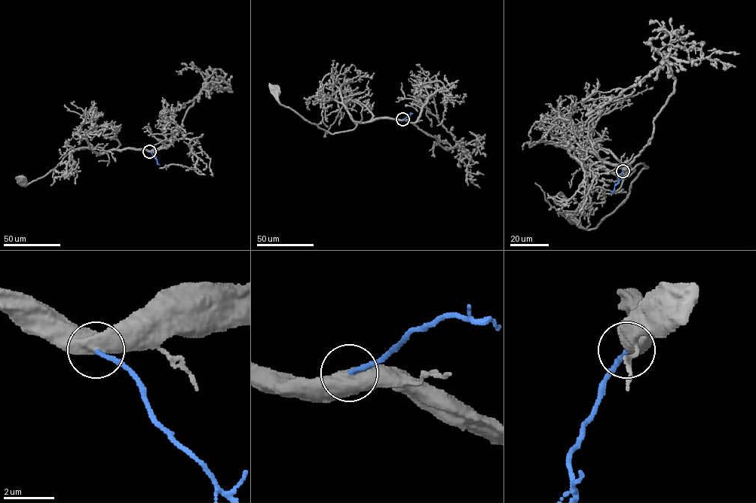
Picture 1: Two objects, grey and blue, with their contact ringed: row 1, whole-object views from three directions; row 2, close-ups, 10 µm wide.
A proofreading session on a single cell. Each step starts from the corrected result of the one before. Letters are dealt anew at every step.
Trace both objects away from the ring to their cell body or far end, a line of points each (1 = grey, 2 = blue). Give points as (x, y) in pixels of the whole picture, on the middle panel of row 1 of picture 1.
1: (402, 119), (380, 118), (359, 123), (353, 129), (330, 134), (282, 105), (273, 88)
2: (402, 119), (412, 113)

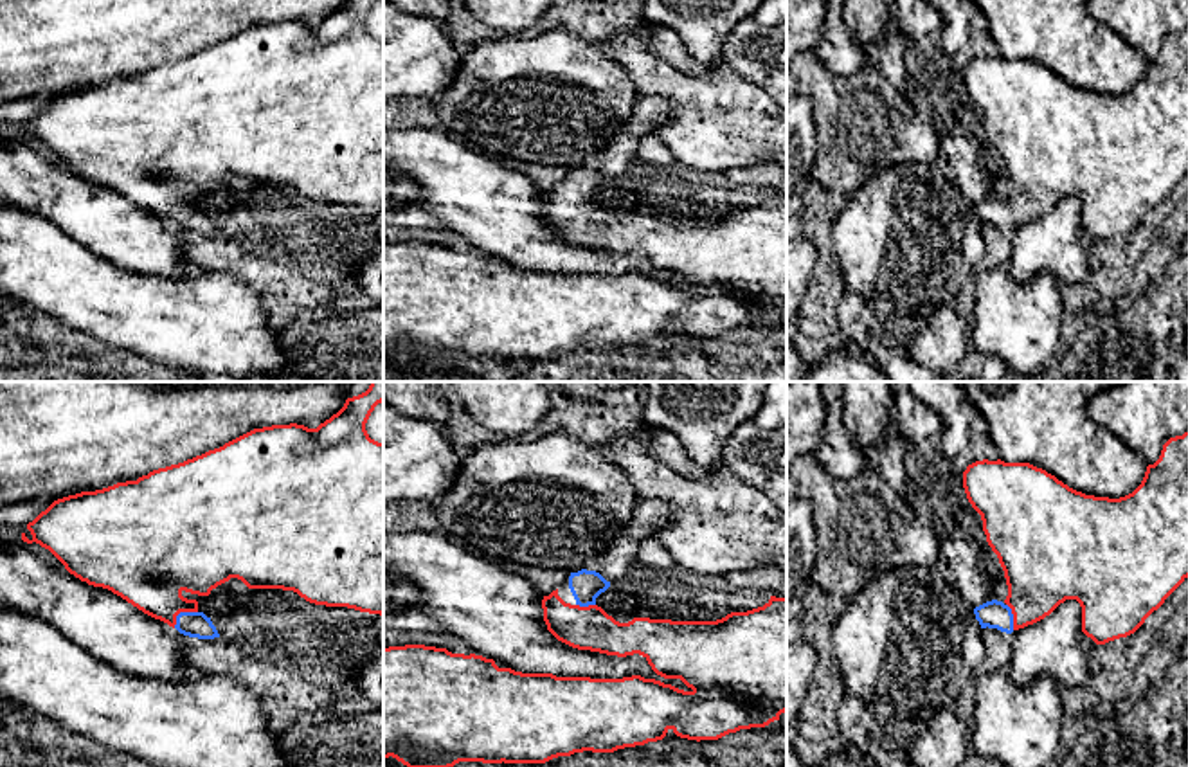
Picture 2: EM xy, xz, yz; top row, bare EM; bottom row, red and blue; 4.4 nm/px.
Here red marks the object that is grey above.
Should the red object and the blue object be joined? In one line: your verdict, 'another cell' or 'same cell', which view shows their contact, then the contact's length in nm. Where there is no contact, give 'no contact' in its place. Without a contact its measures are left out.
same cell | xy | 130 nm

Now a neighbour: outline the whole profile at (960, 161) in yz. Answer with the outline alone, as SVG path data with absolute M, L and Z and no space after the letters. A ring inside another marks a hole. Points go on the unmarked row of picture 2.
M961 135L941 137L934 167L956 184L972 205L994 196L977 146Z

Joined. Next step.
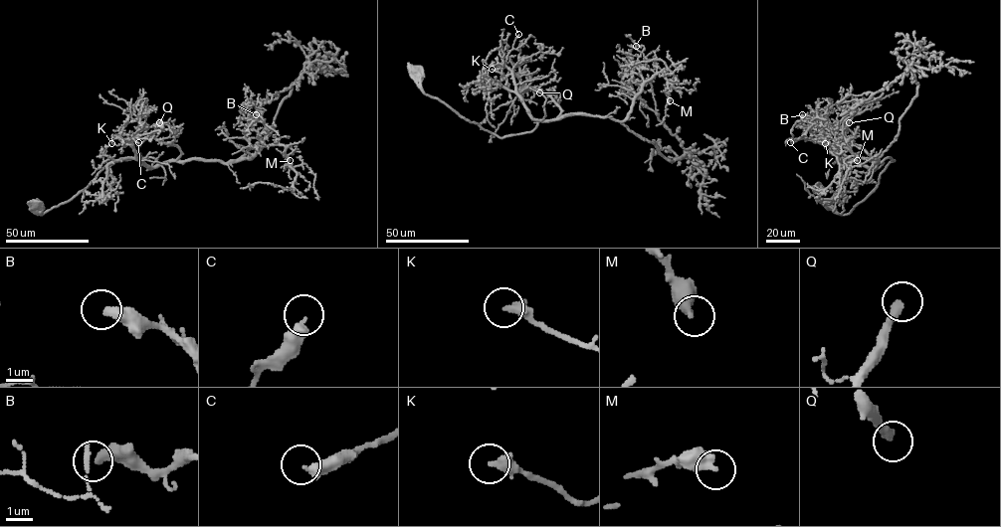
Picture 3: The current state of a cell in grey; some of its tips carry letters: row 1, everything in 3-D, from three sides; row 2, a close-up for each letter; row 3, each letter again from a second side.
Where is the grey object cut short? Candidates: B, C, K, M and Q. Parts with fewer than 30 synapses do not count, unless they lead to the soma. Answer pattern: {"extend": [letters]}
{"extend": ["Q"]}

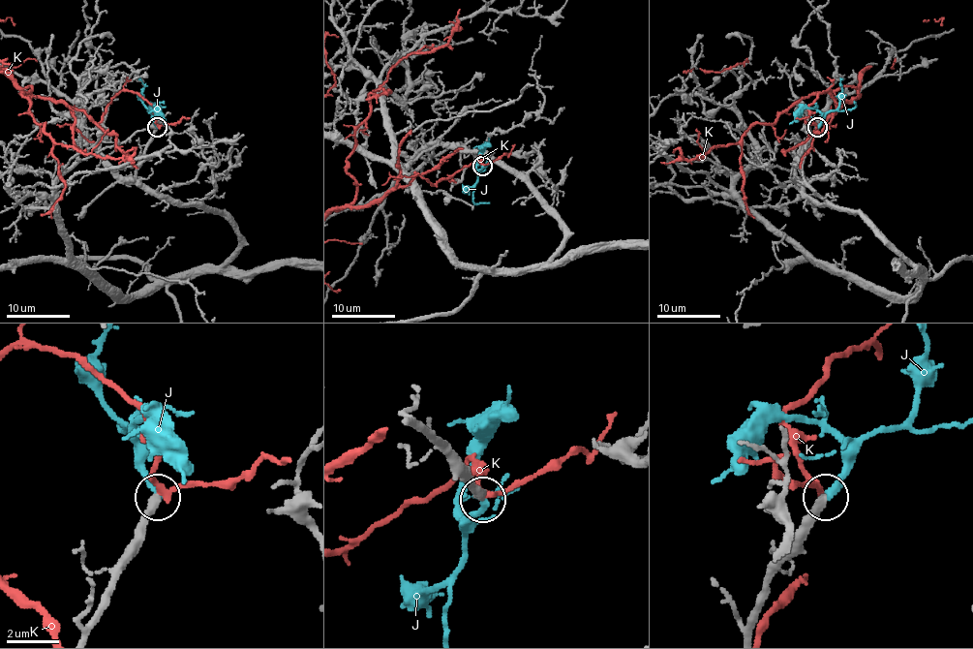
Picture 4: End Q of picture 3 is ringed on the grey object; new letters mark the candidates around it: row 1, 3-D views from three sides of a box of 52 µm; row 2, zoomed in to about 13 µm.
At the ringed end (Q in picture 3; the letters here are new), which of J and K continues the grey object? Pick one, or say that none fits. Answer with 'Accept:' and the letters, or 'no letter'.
Accept: J

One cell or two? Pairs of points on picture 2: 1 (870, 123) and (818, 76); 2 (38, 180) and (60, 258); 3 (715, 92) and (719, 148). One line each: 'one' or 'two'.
1: one
2: two
3: one

